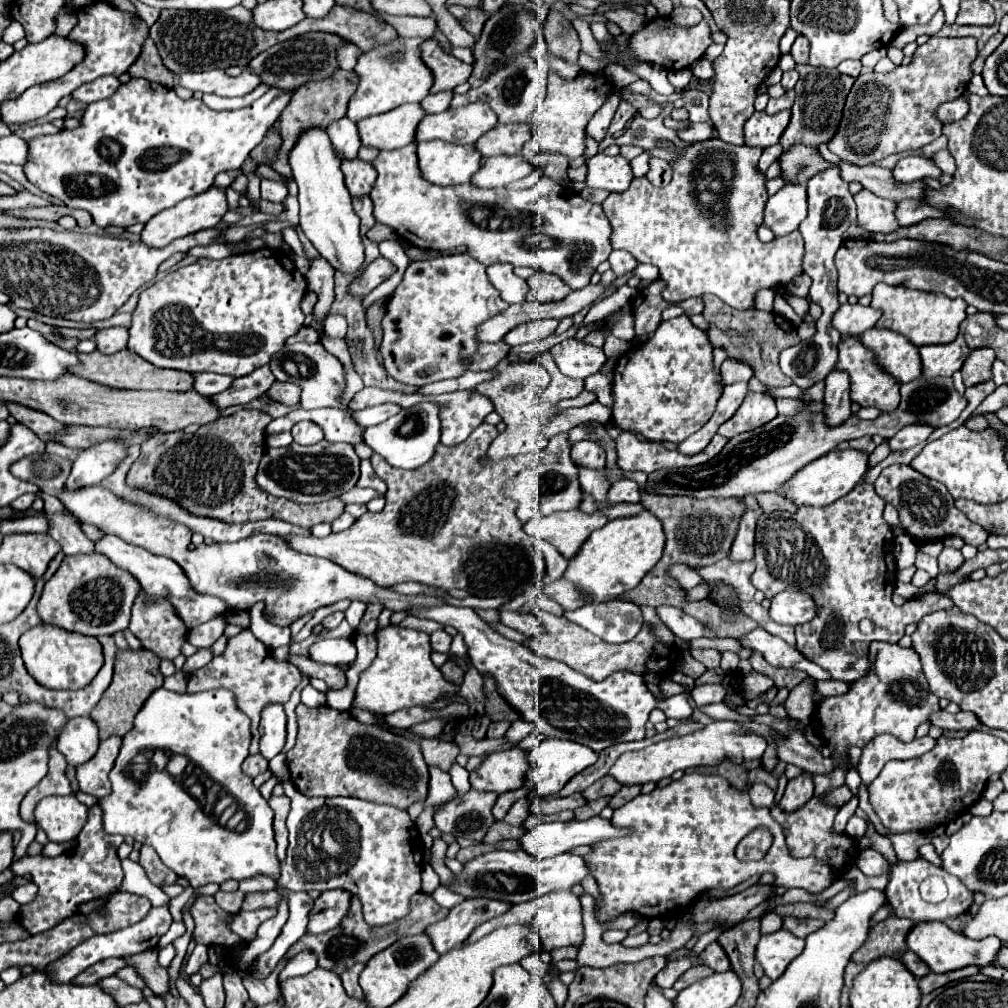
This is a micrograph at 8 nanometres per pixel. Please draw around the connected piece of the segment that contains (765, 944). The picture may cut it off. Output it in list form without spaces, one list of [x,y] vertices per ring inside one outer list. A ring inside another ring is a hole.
[[[778,930],[772,934],[762,934],[756,948],[756,960],[764,968],[764,974],[776,980],[802,950],[802,938],[796,938],[788,930]]]

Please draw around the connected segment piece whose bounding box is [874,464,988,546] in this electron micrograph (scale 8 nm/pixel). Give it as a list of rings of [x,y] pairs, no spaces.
[[[892,464],[880,472],[880,476],[874,482],[876,494],[886,502],[892,504],[898,510],[902,528],[910,534],[910,538],[916,544],[924,542],[936,542],[944,540],[946,536],[960,536],[964,544],[970,546],[982,546],[988,538],[988,532],[980,528],[978,524],[970,522],[954,504],[952,494],[940,484],[938,480],[926,478],[920,472],[912,470],[912,466],[906,464]]]

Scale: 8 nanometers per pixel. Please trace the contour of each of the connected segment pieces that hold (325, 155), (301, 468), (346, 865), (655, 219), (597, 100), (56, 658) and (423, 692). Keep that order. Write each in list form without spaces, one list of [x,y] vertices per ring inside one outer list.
[[[308,128],[308,132],[302,132],[290,152],[292,176],[300,190],[300,228],[332,268],[356,272],[364,262],[360,218],[352,210],[352,198],[344,184],[340,164],[342,160],[336,156],[330,136],[324,128]]]
[[[320,440],[312,446],[290,444],[286,448],[266,448],[258,472],[256,484],[260,490],[272,496],[284,496],[292,502],[314,504],[340,496],[342,492],[356,486],[360,476],[360,458],[350,444],[332,444]]]
[[[290,780],[284,782],[284,794],[292,800],[292,810],[288,814],[290,846],[286,860],[280,862],[278,882],[296,892],[344,888],[358,894],[370,926],[384,926],[392,924],[392,920],[404,918],[408,914],[412,894],[420,892],[420,872],[424,864],[424,844],[408,812],[358,798],[308,798],[302,792],[296,792],[296,786]]]
[[[710,138],[710,140],[704,140],[704,142],[694,142],[686,148],[676,148],[672,142],[668,140],[656,140],[656,146],[658,148],[664,148],[664,150],[670,150],[670,152],[676,152],[678,158],[670,160],[672,164],[672,182],[664,188],[656,188],[652,186],[652,182],[648,182],[644,176],[642,178],[634,178],[630,188],[626,192],[612,192],[604,202],[602,202],[602,208],[604,208],[604,214],[608,216],[610,224],[612,224],[612,248],[618,248],[618,250],[628,250],[638,262],[644,262],[644,264],[654,264],[658,266],[660,270],[660,280],[666,284],[664,292],[662,292],[662,298],[668,300],[668,302],[680,302],[680,300],[686,300],[690,296],[702,296],[702,294],[714,294],[718,296],[722,302],[726,302],[728,306],[736,308],[736,310],[754,310],[754,300],[756,300],[756,294],[764,288],[778,288],[778,284],[782,286],[788,286],[798,274],[802,274],[802,258],[804,258],[804,240],[802,240],[802,234],[796,230],[784,238],[776,238],[774,242],[770,244],[764,244],[758,240],[758,226],[760,226],[760,218],[762,218],[762,206],[768,198],[768,192],[766,192],[766,174],[758,168],[758,158],[762,154],[762,148],[752,148],[752,146],[734,146],[734,144],[724,144],[724,140],[720,138]]]
[[[550,72],[544,104],[542,104],[542,108],[536,108],[532,112],[532,118],[528,122],[532,138],[524,144],[522,156],[532,158],[536,154],[552,154],[552,152],[564,154],[570,160],[582,156],[586,150],[584,128],[612,90],[614,90],[614,84],[606,76],[586,74],[586,76],[578,76],[574,80],[562,80],[558,74]]]
[[[38,624],[36,628],[24,632],[20,636],[20,650],[30,676],[36,678],[40,686],[50,690],[80,690],[94,680],[100,666],[104,664],[102,646],[96,638],[60,630],[48,624]]]
[[[390,624],[388,628],[380,628],[376,632],[378,638],[378,656],[360,674],[360,682],[356,688],[356,696],[352,702],[352,708],[368,710],[372,714],[392,714],[402,708],[418,706],[418,704],[432,704],[442,694],[454,694],[460,688],[446,682],[442,678],[442,672],[432,664],[430,660],[430,636],[420,630],[410,630],[402,626]]]

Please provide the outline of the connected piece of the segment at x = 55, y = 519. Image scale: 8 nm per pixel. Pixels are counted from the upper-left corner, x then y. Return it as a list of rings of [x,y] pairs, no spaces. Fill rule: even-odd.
[[[58,514],[48,516],[52,520],[52,532],[50,536],[62,546],[66,554],[92,554],[94,542],[86,538],[86,534],[80,530],[80,522],[74,516]]]

